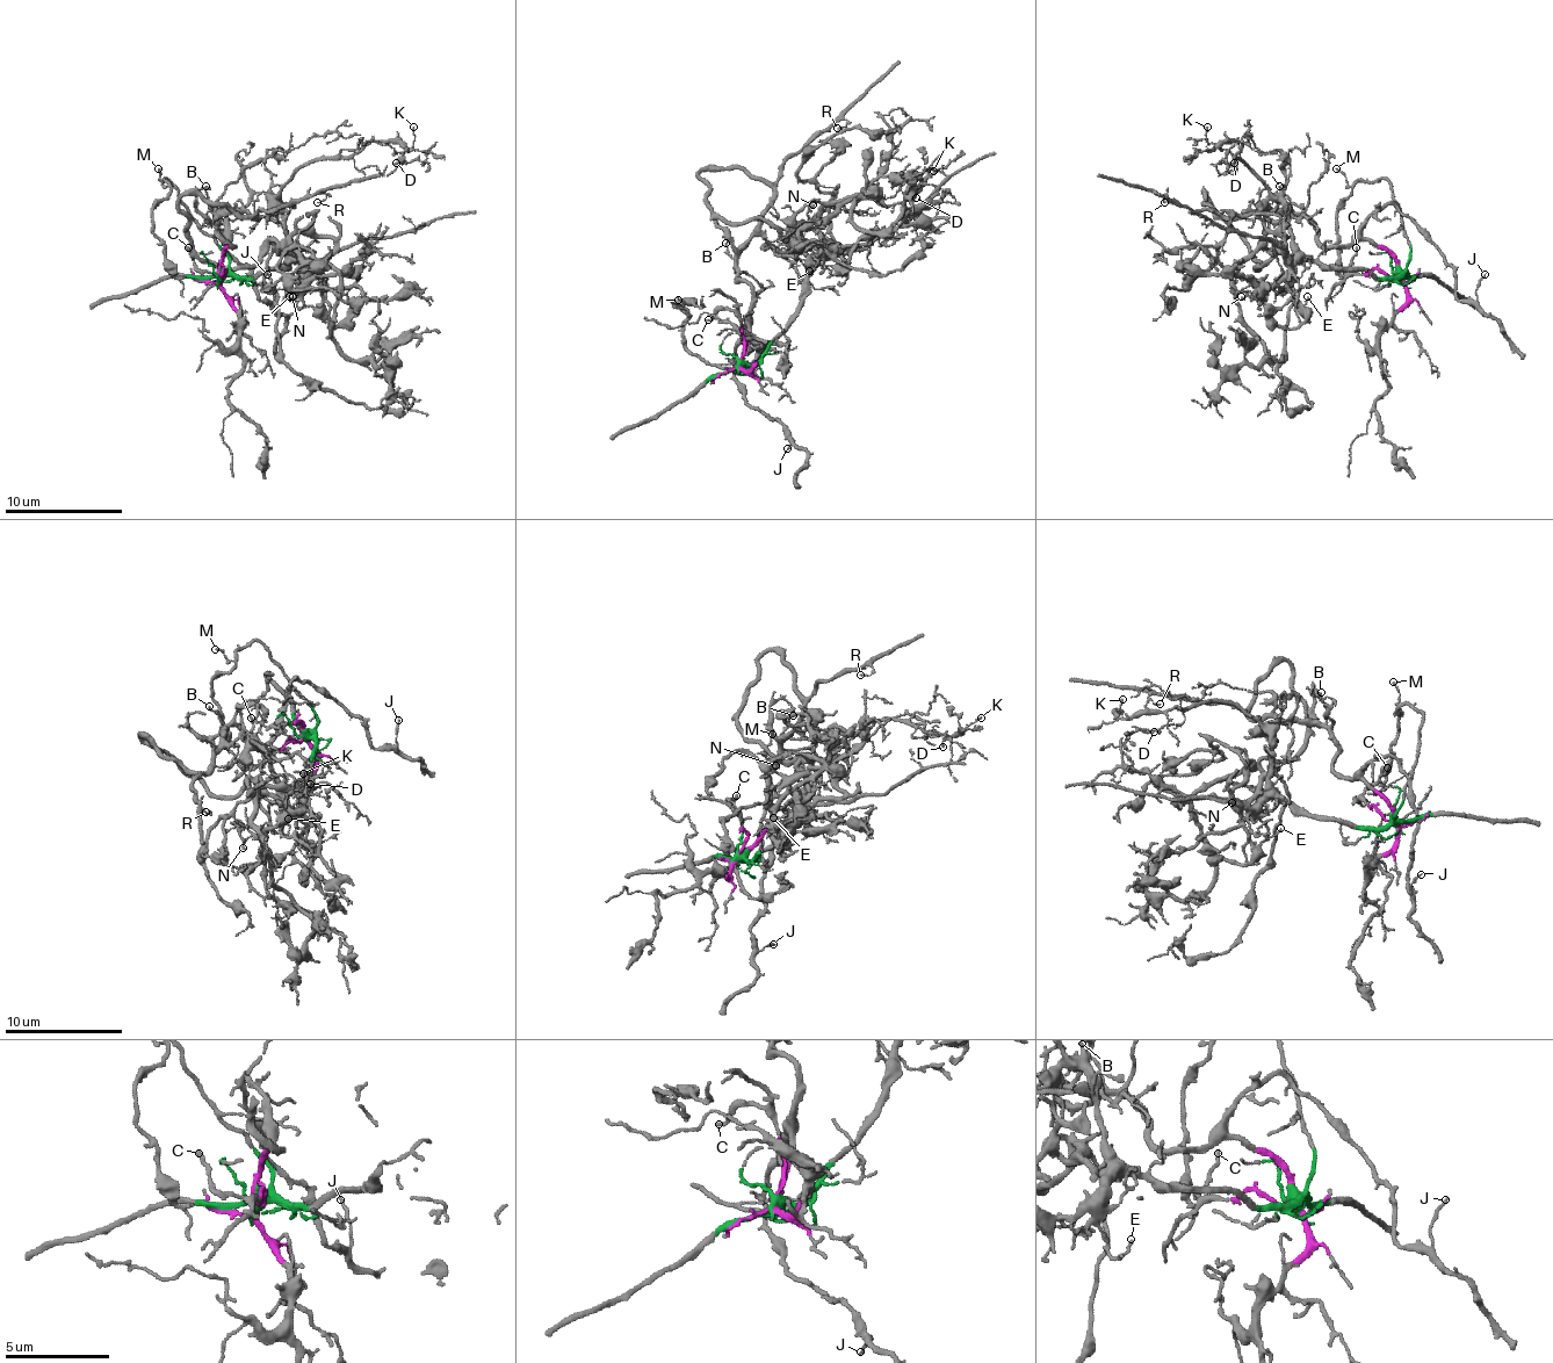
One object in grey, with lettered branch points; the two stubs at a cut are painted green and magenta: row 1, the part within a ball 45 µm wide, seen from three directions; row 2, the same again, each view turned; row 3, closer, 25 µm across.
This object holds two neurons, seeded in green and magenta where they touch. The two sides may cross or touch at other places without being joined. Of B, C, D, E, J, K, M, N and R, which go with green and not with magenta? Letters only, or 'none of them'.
D, E, K, M, N

